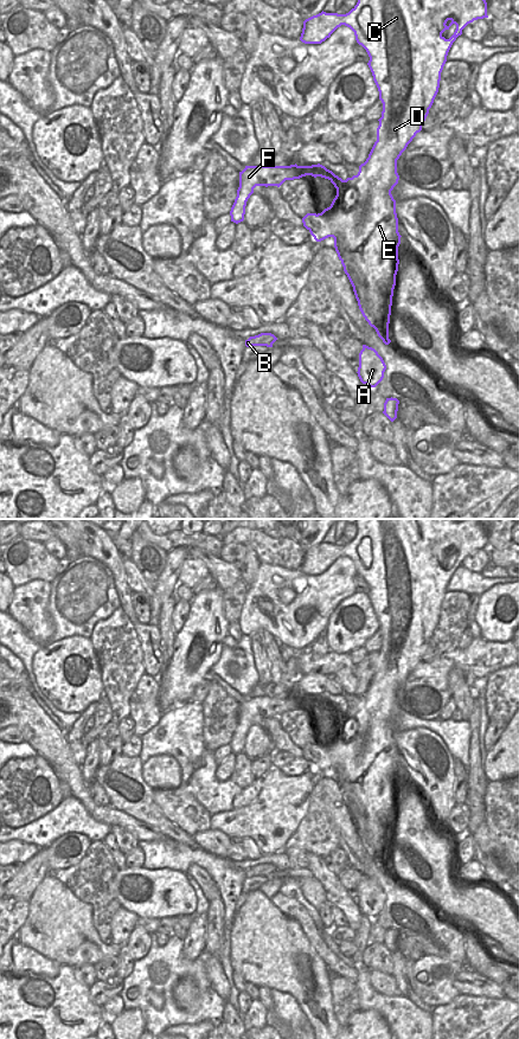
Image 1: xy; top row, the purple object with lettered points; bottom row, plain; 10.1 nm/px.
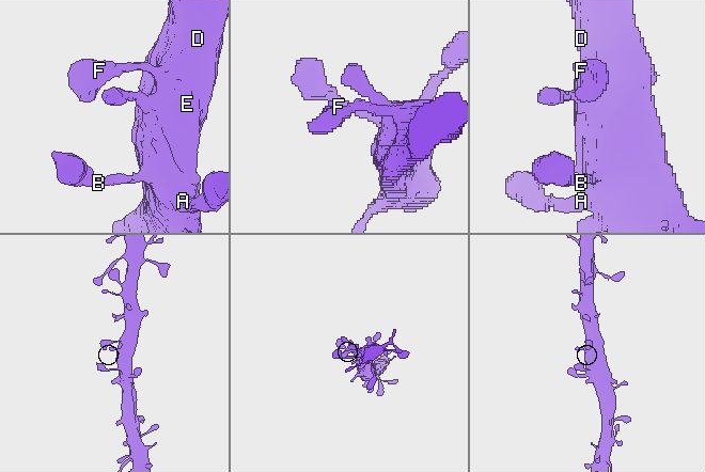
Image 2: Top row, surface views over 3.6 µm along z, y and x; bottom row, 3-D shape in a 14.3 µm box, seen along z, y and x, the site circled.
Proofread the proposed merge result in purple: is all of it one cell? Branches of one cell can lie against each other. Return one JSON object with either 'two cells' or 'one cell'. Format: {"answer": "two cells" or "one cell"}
{"answer": "one cell"}

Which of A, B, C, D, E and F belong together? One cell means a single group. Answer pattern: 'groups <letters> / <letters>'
groups A B C D E F

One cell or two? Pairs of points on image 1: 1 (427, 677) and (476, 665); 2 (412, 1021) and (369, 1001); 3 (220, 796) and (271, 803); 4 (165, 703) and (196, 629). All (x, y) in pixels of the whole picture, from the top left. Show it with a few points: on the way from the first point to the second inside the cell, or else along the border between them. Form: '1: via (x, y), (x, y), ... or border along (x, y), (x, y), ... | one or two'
1: via (439, 668), (446, 662), (465, 662) | one
2: via (402, 1015), (396, 1009), (379, 1002) | one
3: border along (234, 808), (211, 815) | two
4: via (177, 685), (186, 669), (188, 647) | one

